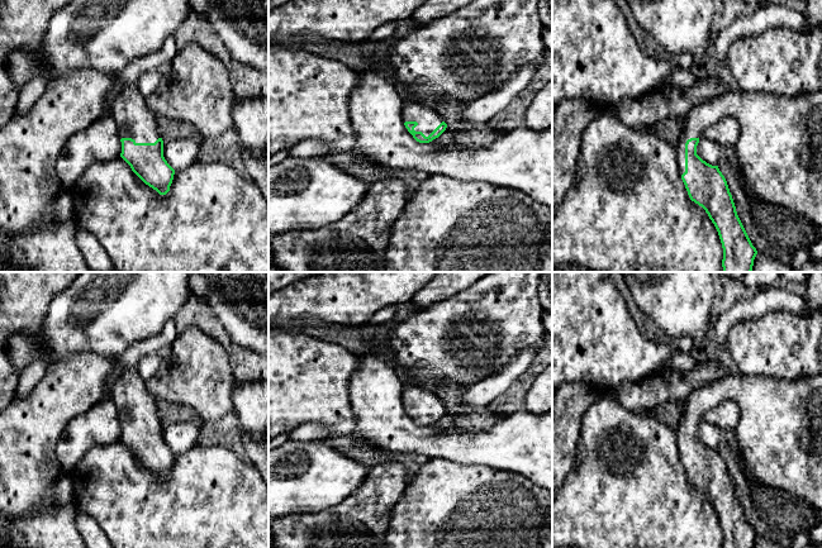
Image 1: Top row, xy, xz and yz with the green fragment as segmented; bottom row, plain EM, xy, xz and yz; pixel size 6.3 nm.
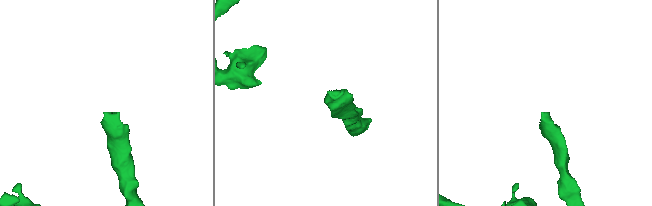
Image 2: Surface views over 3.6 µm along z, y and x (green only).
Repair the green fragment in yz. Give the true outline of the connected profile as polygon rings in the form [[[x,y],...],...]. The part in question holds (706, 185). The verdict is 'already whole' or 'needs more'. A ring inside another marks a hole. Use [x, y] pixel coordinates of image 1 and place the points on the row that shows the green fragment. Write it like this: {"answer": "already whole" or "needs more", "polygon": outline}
{"answer": "needs more", "polygon": [[[730,90],[712,103],[695,106],[683,119],[675,148],[688,195],[705,210],[718,232],[723,272],[751,272],[757,251],[737,215],[727,181],[718,166],[697,154],[699,138],[707,127],[726,116],[735,118],[740,124],[735,153],[752,195],[795,213],[818,228],[822,227],[822,90],[798,96]]]}

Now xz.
{"answer": "needs more", "polygon": [[[405,103],[402,118],[408,132],[419,143],[432,142],[447,128],[436,110],[420,103]]]}

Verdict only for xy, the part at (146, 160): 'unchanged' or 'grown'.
grown

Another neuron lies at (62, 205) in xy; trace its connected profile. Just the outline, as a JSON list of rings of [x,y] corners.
[[[63,187],[52,200],[52,215],[58,223],[73,219],[73,199],[70,189]]]

